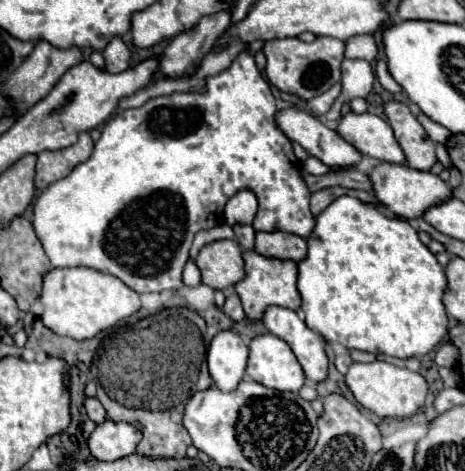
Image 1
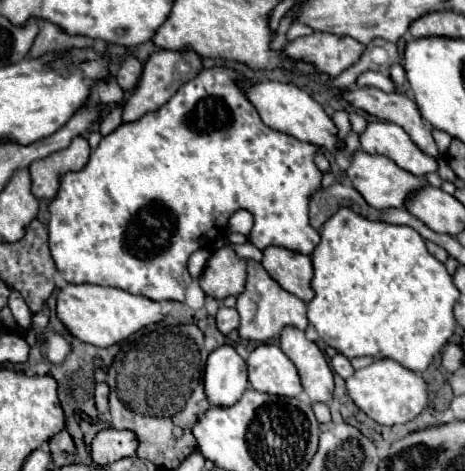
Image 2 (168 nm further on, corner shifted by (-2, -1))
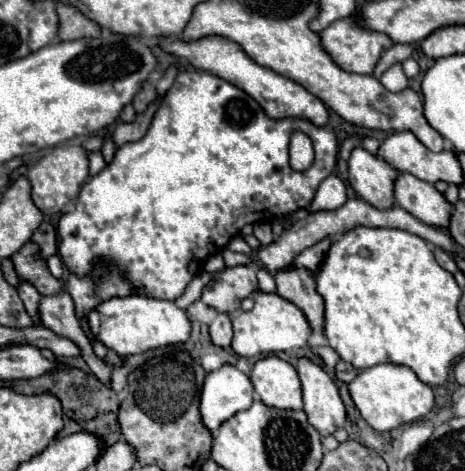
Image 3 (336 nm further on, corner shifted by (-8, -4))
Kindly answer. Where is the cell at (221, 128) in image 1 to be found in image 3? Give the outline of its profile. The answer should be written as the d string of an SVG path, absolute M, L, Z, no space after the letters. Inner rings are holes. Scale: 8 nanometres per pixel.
M180 72L176 76L176 82L172 84L172 88L166 92L158 112L152 118L152 124L148 128L148 132L144 134L142 140L138 142L128 142L116 148L116 154L112 158L110 164L106 164L96 176L90 176L86 184L82 184L78 200L74 210L66 212L60 216L58 220L58 254L62 258L62 264L68 268L70 274L78 276L78 278L86 278L92 270L94 270L94 260L100 258L108 258L110 262L114 262L120 270L122 276L136 288L136 292L140 296L148 296L148 298L158 298L158 300L176 300L184 294L186 286L190 284L190 280L202 270L202 262L224 248L224 244L230 242L230 238L234 238L236 234L240 234L240 230L246 224L256 224L256 222L274 222L278 218L288 218L292 216L296 210L304 208L310 204L310 200L314 198L320 182L332 174L334 166L336 166L336 156L338 156L338 142L336 136L328 130L328 128L318 128L308 120L294 120L294 118L286 118L286 120L270 120L264 110L260 108L260 104L250 98L244 90L232 86L230 82L210 74L210 72ZM292 132L304 132L316 150L316 158L314 164L304 170L304 172L296 172L290 168L288 164L288 146L290 146L290 136Z

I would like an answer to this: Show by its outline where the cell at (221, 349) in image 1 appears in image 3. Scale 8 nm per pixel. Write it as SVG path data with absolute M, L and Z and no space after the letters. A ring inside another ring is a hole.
M232 364L208 372L202 388L200 412L204 426L212 432L238 410L250 408L254 400L254 388L250 378Z

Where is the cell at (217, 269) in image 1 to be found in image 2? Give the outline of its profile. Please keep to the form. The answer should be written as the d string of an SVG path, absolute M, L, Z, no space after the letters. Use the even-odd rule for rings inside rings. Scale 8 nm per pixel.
M220 247L208 259L198 281L208 297L218 301L230 295L238 297L246 285L246 261L240 259L232 247Z

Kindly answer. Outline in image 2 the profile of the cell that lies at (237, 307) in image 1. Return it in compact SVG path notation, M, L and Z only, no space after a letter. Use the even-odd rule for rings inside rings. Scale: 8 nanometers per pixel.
M220 307L218 313L216 313L216 327L222 335L228 335L232 331L236 331L240 325L240 317L238 317L238 311L236 309L228 309L228 307Z

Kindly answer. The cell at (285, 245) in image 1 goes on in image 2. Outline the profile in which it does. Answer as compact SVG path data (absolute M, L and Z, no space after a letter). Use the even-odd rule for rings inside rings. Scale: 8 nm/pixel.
M266 247L262 265L284 291L300 297L304 303L314 299L314 291L310 289L312 261L308 255L282 247Z

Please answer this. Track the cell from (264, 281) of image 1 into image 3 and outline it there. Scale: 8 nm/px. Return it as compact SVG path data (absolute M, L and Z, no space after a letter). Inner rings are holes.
M254 292L254 308L250 312L240 312L232 320L234 324L234 338L232 348L238 356L256 356L268 352L286 352L286 350L300 350L306 346L312 328L304 316L304 312L290 300L274 294L274 292Z

